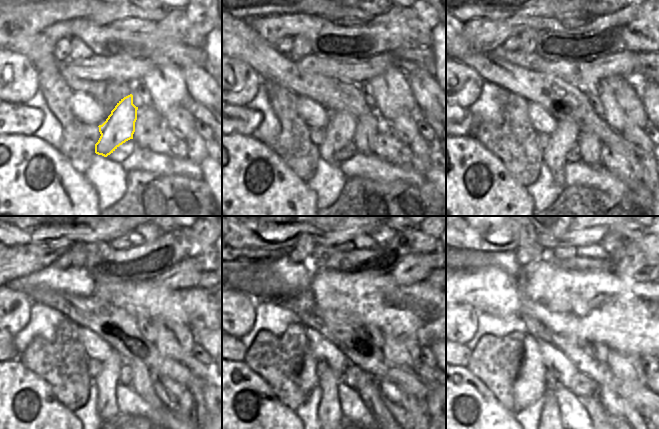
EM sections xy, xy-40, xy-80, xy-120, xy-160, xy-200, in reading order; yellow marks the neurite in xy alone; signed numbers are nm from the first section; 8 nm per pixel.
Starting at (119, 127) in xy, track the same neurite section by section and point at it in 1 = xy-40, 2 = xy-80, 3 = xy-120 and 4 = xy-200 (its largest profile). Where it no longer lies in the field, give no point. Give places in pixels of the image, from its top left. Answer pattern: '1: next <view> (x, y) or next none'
1: next xy-40 (340, 131)
2: next xy-80 (566, 134)
3: next xy-120 (107, 380)
4: next xy-200 (550, 419)

